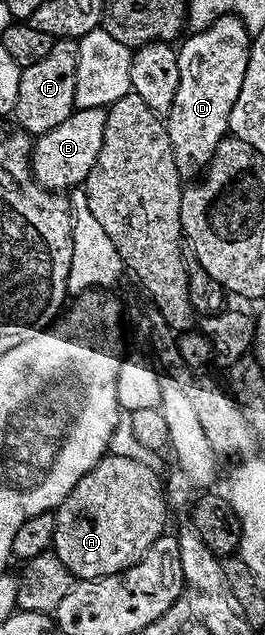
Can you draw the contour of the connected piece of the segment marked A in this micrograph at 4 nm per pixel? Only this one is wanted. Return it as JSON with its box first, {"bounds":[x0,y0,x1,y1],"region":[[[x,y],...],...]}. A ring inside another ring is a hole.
{"bounds":[53,454,167,581],"region":[[[108,454],[97,462],[97,466],[93,466],[93,470],[86,472],[85,478],[79,479],[77,486],[73,486],[71,493],[63,497],[63,501],[57,505],[54,513],[53,551],[57,554],[57,558],[61,558],[61,562],[65,562],[65,566],[71,571],[72,577],[76,581],[96,580],[102,576],[117,574],[121,570],[133,566],[145,554],[145,550],[149,550],[149,546],[153,546],[153,542],[157,542],[157,538],[164,535],[166,528],[163,527],[167,524],[167,500],[163,497],[163,484],[159,481],[158,474],[145,461],[134,460],[131,456],[114,456],[114,454]]]}

